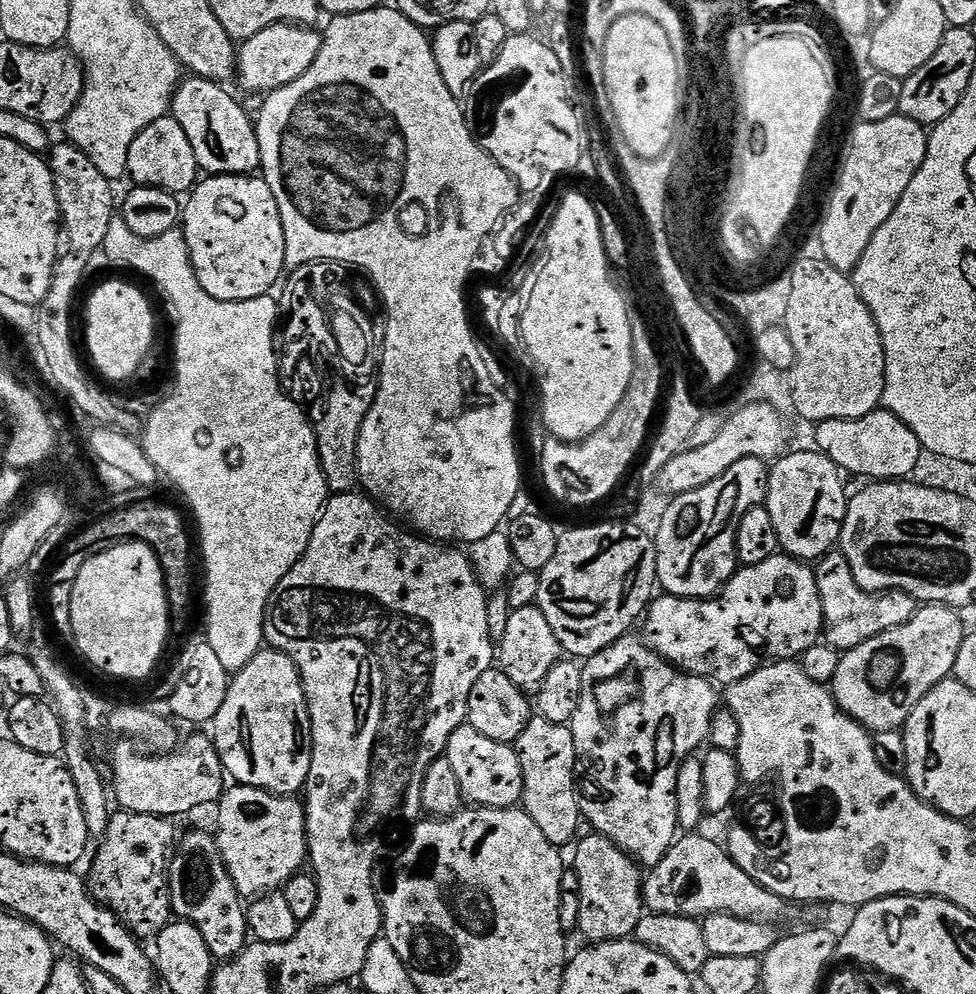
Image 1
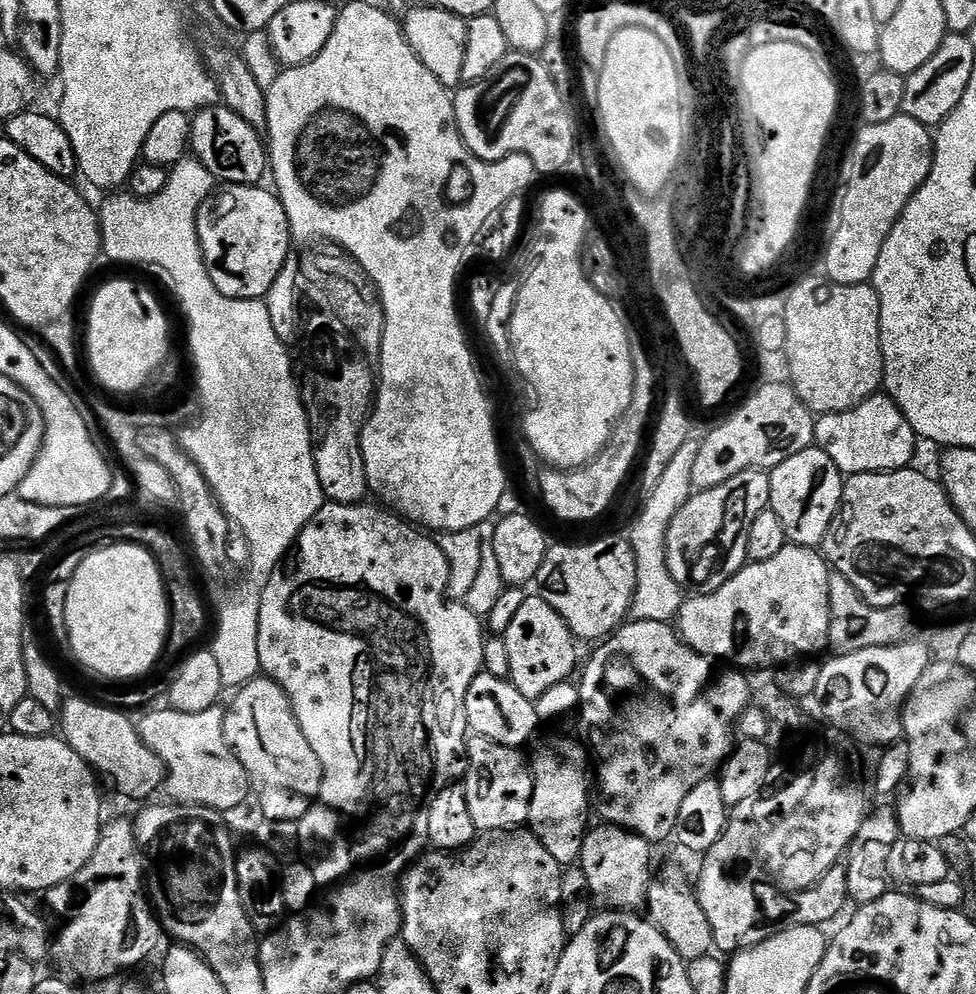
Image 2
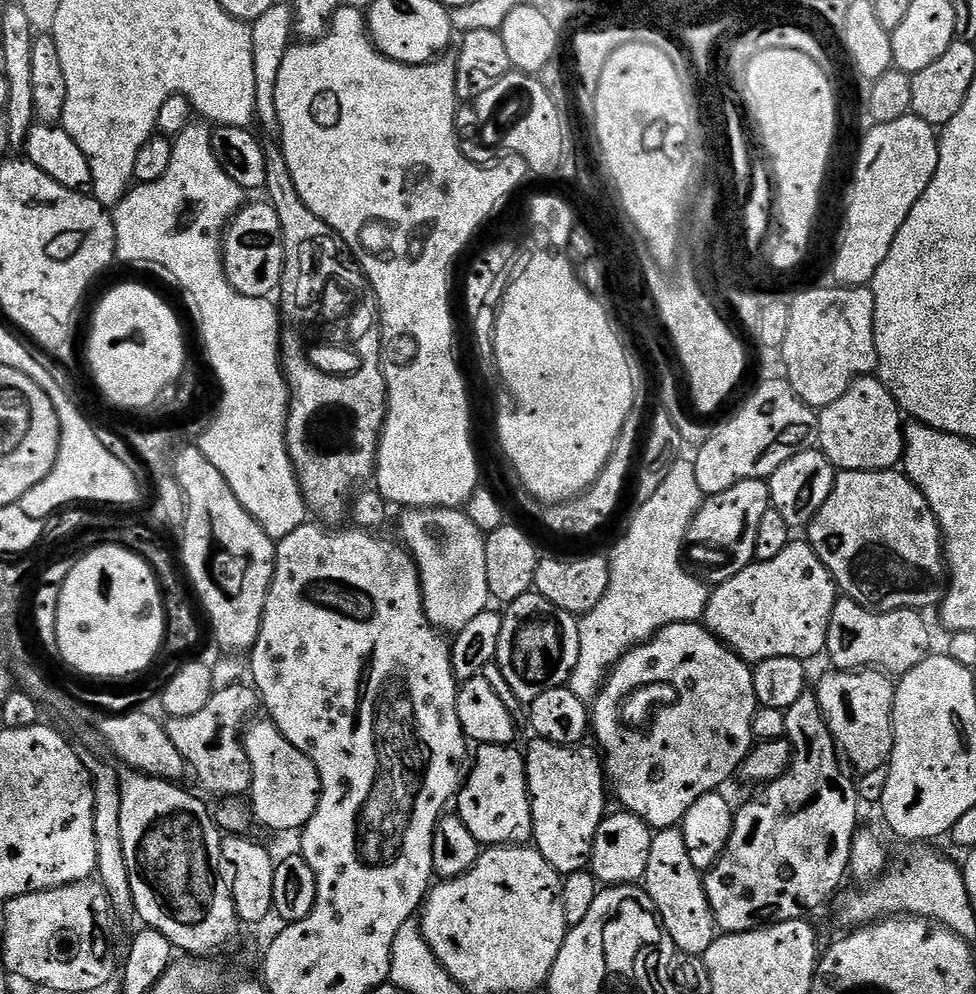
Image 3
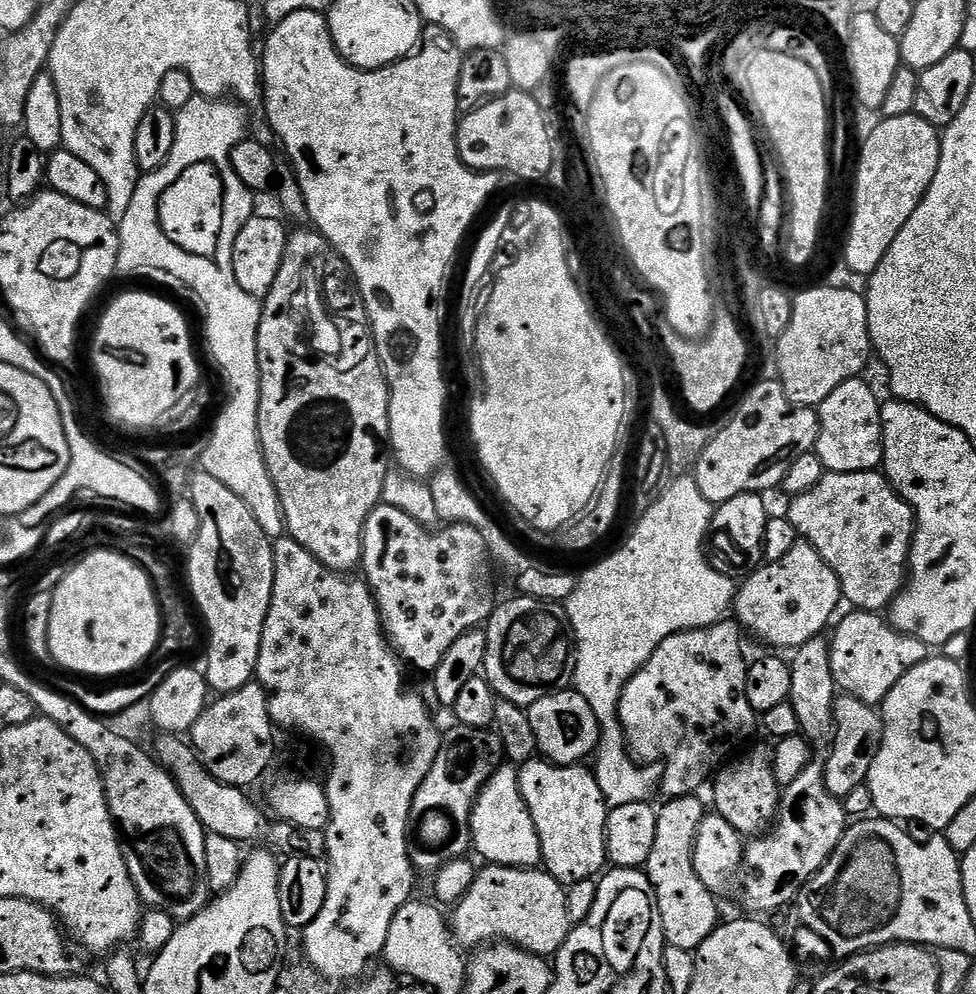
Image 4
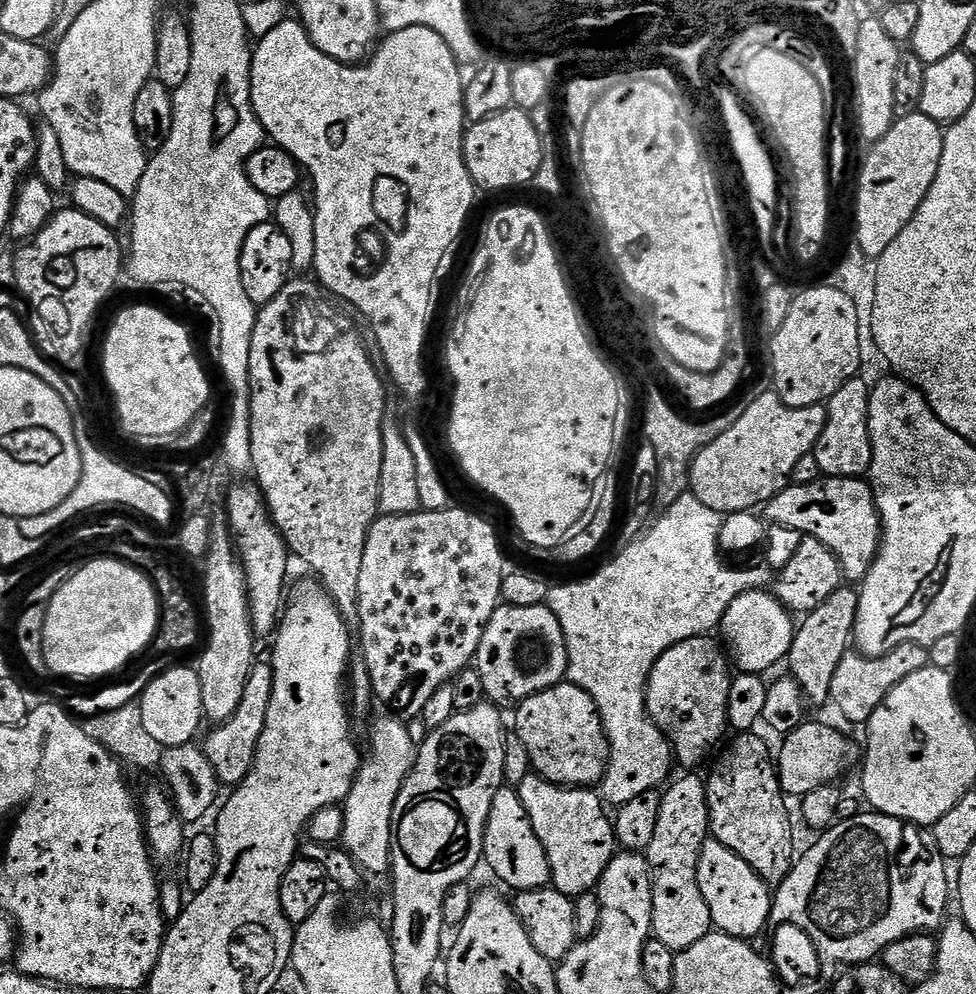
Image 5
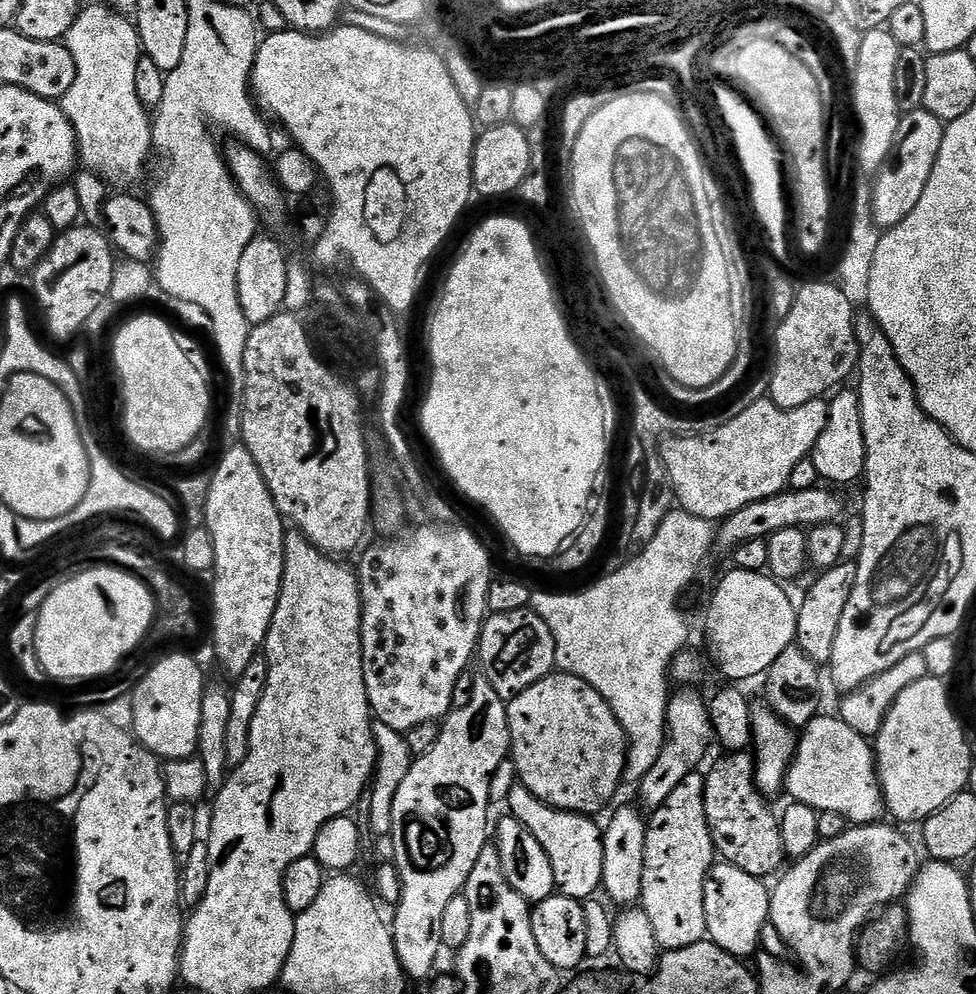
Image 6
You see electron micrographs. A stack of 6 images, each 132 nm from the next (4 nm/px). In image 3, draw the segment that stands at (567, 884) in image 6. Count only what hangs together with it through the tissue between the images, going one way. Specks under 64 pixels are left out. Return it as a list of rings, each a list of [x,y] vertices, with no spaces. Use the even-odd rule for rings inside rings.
[[[545,743],[544,748],[537,750],[533,756],[529,755],[526,760],[528,770],[528,797],[532,800],[532,840],[534,847],[542,854],[542,858],[546,858],[546,862],[550,862],[550,866],[554,866],[554,870],[561,874],[571,874],[574,872],[585,871],[589,867],[592,859],[592,847],[594,846],[594,834],[598,834],[598,826],[604,820],[606,809],[600,800],[595,800],[595,796],[600,796],[606,792],[606,773],[598,763],[598,752],[595,747],[584,748],[585,746],[557,746],[554,744]]]

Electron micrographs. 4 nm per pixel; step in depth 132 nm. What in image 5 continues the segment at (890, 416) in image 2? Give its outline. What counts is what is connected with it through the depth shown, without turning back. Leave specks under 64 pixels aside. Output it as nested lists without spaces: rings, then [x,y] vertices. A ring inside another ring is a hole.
[[[857,378],[846,382],[838,394],[834,394],[827,402],[828,417],[826,426],[816,443],[814,454],[818,458],[818,466],[825,477],[864,478],[867,477],[868,467],[872,461],[872,443],[870,442],[870,394],[872,389],[869,381]]]

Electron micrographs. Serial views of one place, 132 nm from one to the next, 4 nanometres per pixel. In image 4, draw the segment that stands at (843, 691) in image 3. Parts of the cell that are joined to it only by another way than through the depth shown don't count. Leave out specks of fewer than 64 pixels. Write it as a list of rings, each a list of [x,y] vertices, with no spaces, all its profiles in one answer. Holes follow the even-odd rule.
[[[847,694],[837,695],[834,718],[836,734],[832,742],[832,753],[824,761],[824,777],[826,790],[843,798],[850,794],[850,790],[854,790],[854,786],[867,781],[870,766],[874,766],[874,758],[884,737],[884,722],[881,713],[873,705]]]

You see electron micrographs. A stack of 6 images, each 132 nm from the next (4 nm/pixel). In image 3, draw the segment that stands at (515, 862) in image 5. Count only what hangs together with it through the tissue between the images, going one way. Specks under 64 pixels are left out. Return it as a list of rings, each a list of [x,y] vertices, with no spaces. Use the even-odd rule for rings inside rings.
[[[482,744],[475,749],[474,760],[476,756],[476,765],[471,765],[470,771],[467,773],[466,779],[463,781],[462,787],[458,793],[458,815],[462,818],[462,822],[466,822],[466,830],[470,830],[470,834],[474,834],[474,838],[482,846],[499,846],[502,844],[523,844],[527,845],[532,840],[532,800],[528,797],[528,770],[526,767],[525,753],[520,753],[516,746],[512,744]]]

